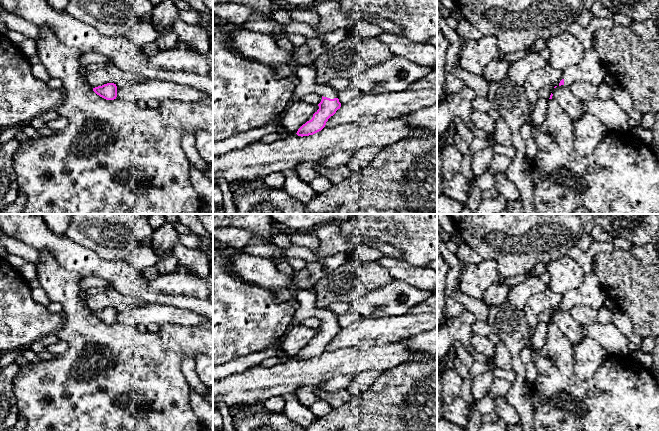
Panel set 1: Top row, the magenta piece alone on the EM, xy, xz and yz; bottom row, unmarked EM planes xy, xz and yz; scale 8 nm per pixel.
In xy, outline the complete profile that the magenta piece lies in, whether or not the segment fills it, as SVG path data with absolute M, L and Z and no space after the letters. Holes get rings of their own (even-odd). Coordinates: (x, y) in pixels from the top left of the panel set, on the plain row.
M107 307L93 312L93 315L106 324L114 324L117 321L117 310L114 307Z

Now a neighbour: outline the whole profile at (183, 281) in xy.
M178 266L173 273L150 280L148 286L153 291L192 296L202 300L208 300L213 292L205 278L183 266Z

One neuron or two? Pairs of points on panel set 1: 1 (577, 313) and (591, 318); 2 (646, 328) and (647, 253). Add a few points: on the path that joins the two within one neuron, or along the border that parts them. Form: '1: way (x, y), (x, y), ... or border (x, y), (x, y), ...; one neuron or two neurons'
1: way (580, 313), (588, 315); one neuron
2: border (630, 251), (643, 264), (648, 266); two neurons

